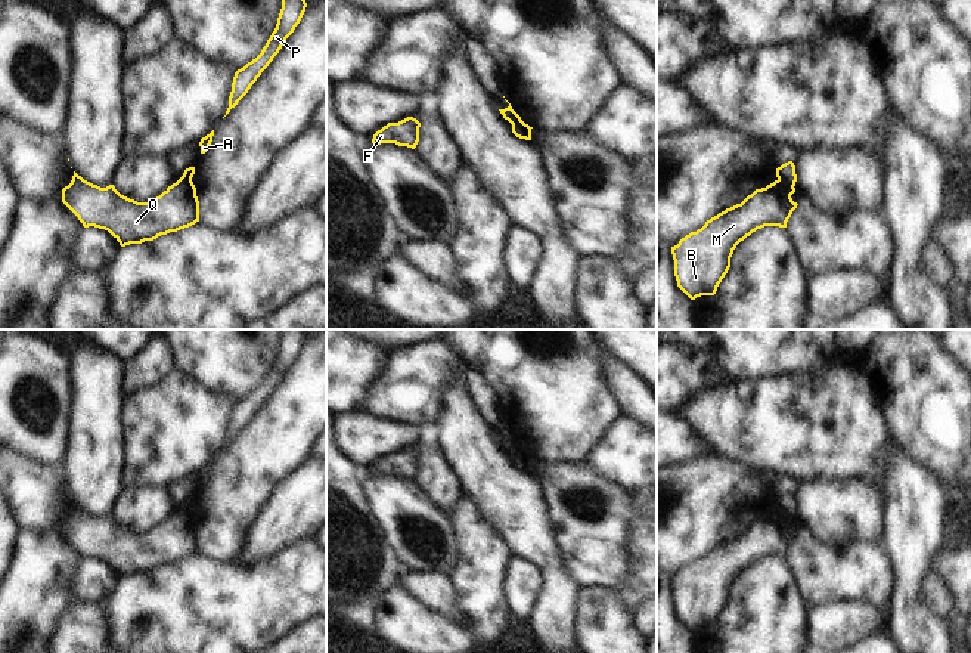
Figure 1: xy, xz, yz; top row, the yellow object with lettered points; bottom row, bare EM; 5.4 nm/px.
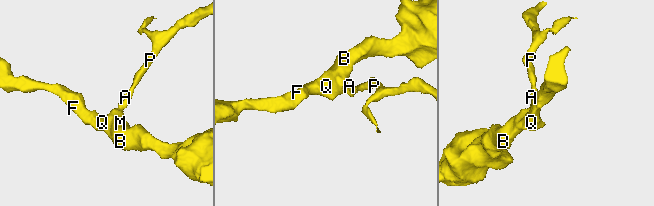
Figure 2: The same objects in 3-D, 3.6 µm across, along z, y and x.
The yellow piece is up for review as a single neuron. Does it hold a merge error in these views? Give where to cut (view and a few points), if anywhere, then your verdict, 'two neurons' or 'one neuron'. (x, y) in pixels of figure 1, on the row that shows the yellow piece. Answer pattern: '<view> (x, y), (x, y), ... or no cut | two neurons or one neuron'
yz (778, 179), (793, 188) | two neurons

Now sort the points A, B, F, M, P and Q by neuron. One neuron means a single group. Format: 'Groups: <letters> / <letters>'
Groups: A P / B F M Q.

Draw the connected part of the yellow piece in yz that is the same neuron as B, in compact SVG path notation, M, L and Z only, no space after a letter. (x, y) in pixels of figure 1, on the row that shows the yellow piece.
M775 180L705 222L671 247L677 287L691 298L714 295L730 267L736 245L764 226L787 228L797 202L788 188Z

